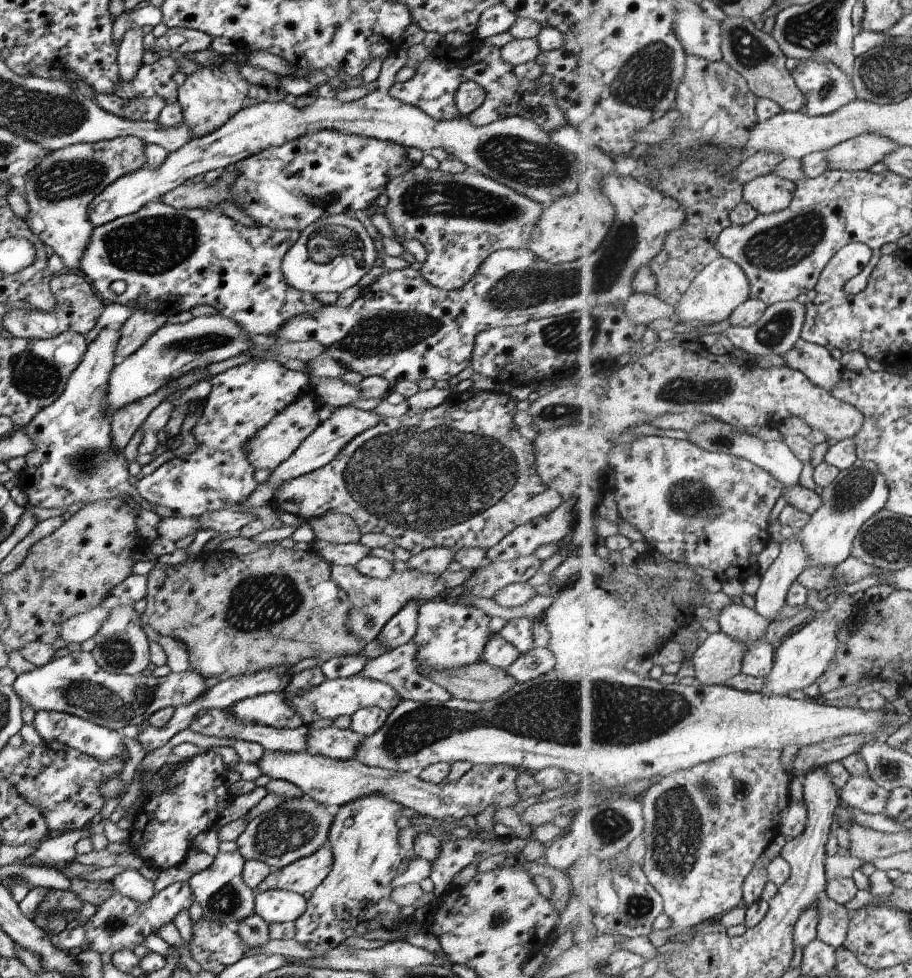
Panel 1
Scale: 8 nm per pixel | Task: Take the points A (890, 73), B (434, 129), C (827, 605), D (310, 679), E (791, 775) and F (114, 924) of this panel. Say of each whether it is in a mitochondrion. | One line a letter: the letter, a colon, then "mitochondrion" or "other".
A: mitochondrion
B: other
C: other
D: other
E: other
F: mitochondrion

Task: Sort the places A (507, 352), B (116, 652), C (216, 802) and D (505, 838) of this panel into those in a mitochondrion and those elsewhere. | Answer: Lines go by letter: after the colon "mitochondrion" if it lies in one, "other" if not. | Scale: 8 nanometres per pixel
A: other
B: mitochondrion
C: other
D: other

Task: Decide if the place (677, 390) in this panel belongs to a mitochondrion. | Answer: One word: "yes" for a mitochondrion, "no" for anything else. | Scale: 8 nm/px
yes

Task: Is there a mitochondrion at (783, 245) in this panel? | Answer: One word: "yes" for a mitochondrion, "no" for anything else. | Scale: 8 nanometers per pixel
yes

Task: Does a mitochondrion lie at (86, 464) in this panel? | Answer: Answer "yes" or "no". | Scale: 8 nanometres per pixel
yes

